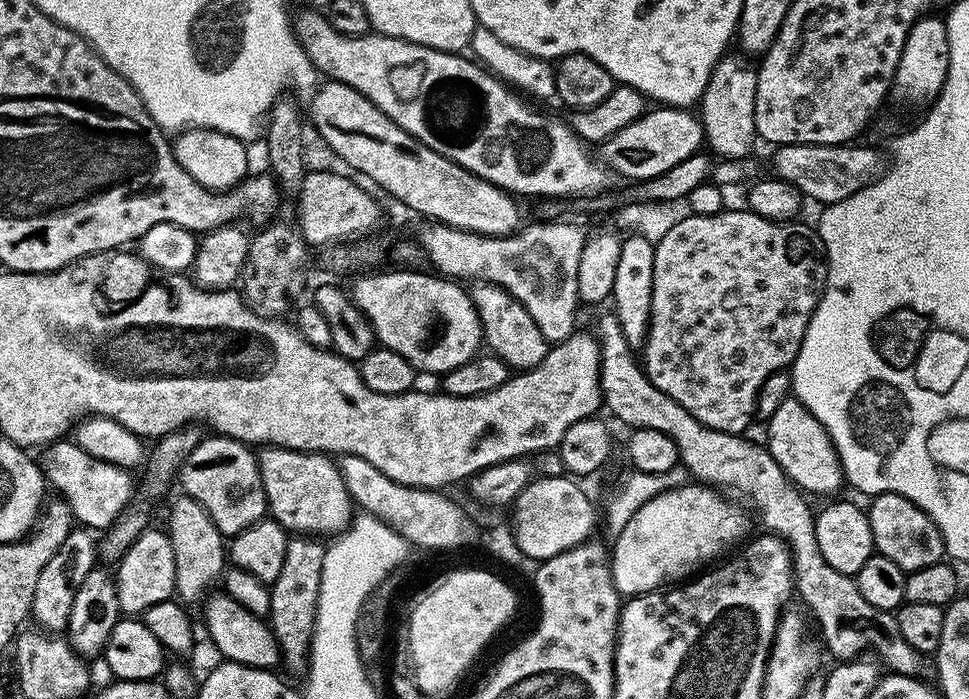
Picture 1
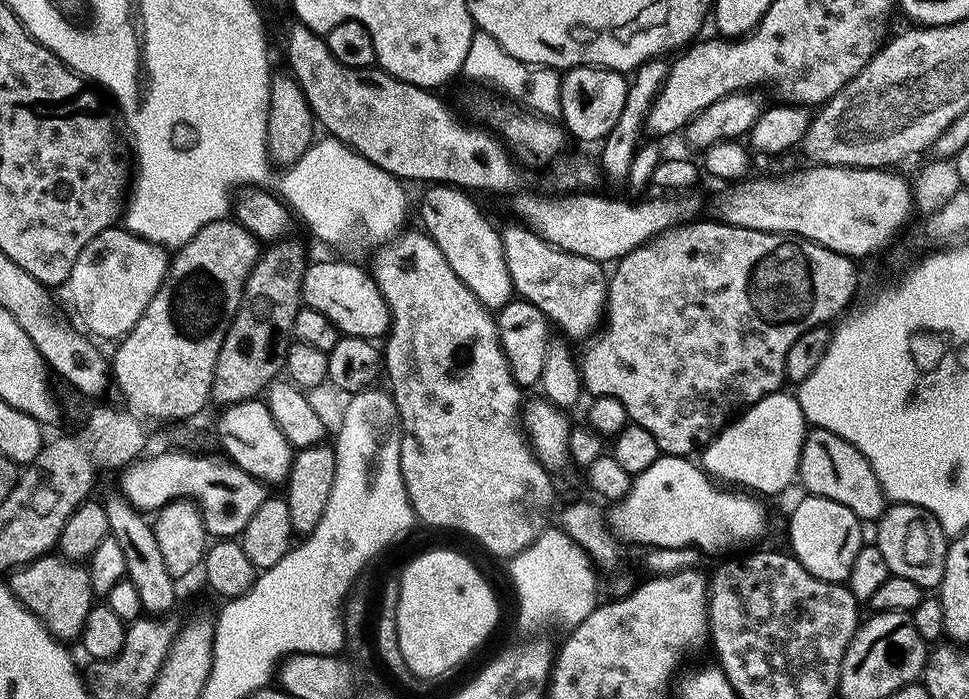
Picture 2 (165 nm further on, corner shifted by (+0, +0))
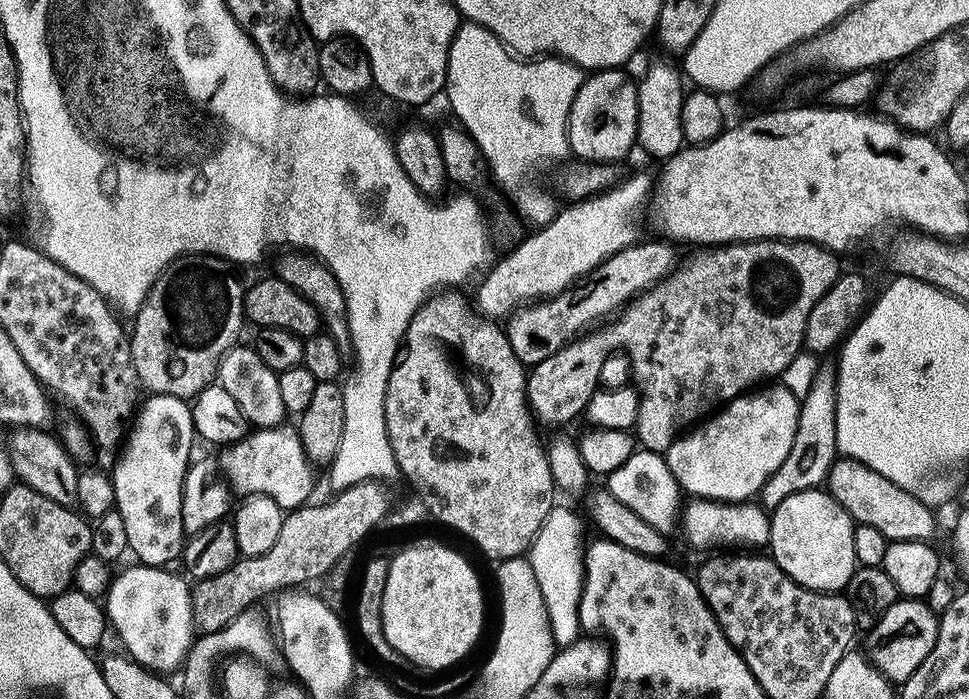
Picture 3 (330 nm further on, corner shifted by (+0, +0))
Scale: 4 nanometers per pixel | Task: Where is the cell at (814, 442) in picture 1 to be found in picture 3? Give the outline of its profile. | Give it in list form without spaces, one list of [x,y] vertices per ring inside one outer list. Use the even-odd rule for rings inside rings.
[[[838,458],[832,463],[832,469],[826,481],[826,491],[841,504],[856,524],[874,526],[889,542],[893,540],[931,541],[936,532],[936,515],[918,498],[906,490],[894,486],[890,478],[882,478],[878,470],[870,470],[857,460]]]

